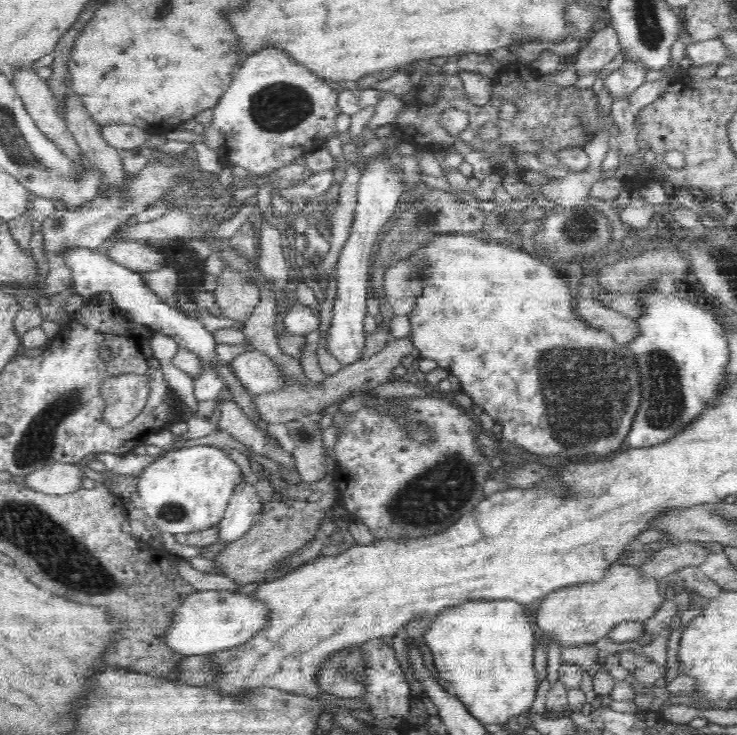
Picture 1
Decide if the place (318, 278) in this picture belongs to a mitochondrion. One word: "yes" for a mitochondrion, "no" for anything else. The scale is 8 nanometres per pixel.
no

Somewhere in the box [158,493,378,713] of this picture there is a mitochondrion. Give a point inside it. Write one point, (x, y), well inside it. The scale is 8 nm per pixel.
(339, 667)

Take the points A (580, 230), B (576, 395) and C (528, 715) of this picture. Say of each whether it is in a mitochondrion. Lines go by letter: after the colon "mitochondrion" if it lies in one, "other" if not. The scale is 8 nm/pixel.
A: mitochondrion
B: mitochondrion
C: other

